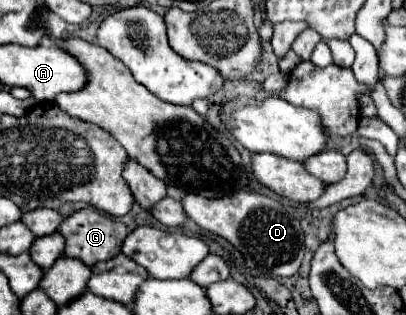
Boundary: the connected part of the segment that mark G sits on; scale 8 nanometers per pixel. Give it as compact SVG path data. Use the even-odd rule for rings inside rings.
M88 207L88 209L82 209L70 217L64 219L64 223L58 227L58 233L62 233L66 237L66 249L64 249L64 255L66 257L76 257L80 261L84 261L86 265L94 265L98 261L108 261L112 257L116 257L122 249L122 243L128 235L128 229L124 223L120 221L114 221L110 219L108 215Z

